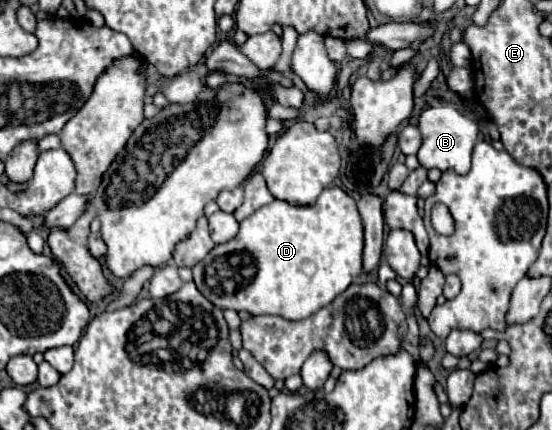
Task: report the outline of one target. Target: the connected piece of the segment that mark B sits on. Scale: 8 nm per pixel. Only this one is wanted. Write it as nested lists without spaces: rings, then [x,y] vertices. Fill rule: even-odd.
[[[452,106],[428,108],[420,114],[418,128],[422,132],[422,148],[418,150],[418,160],[424,168],[438,168],[442,172],[454,170],[456,174],[464,176],[470,172],[472,162],[472,148],[478,138],[478,124],[472,116],[458,112]]]

